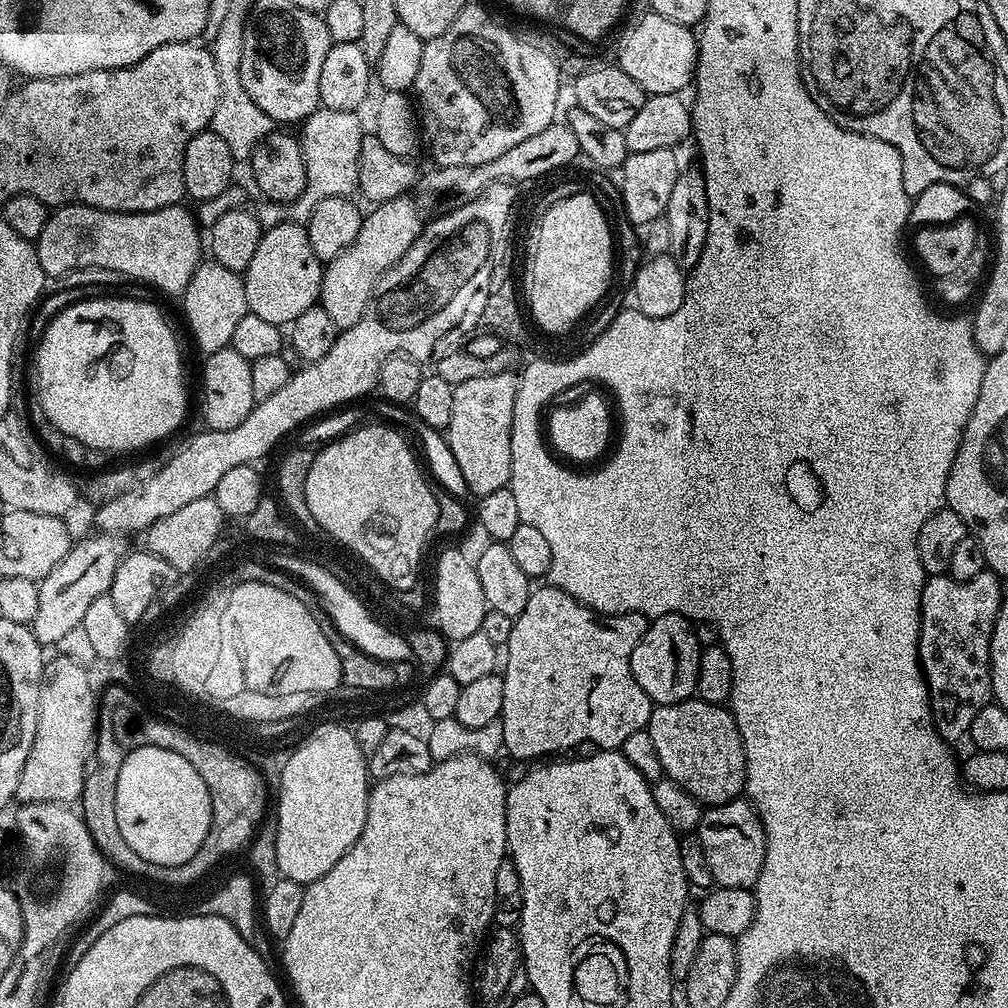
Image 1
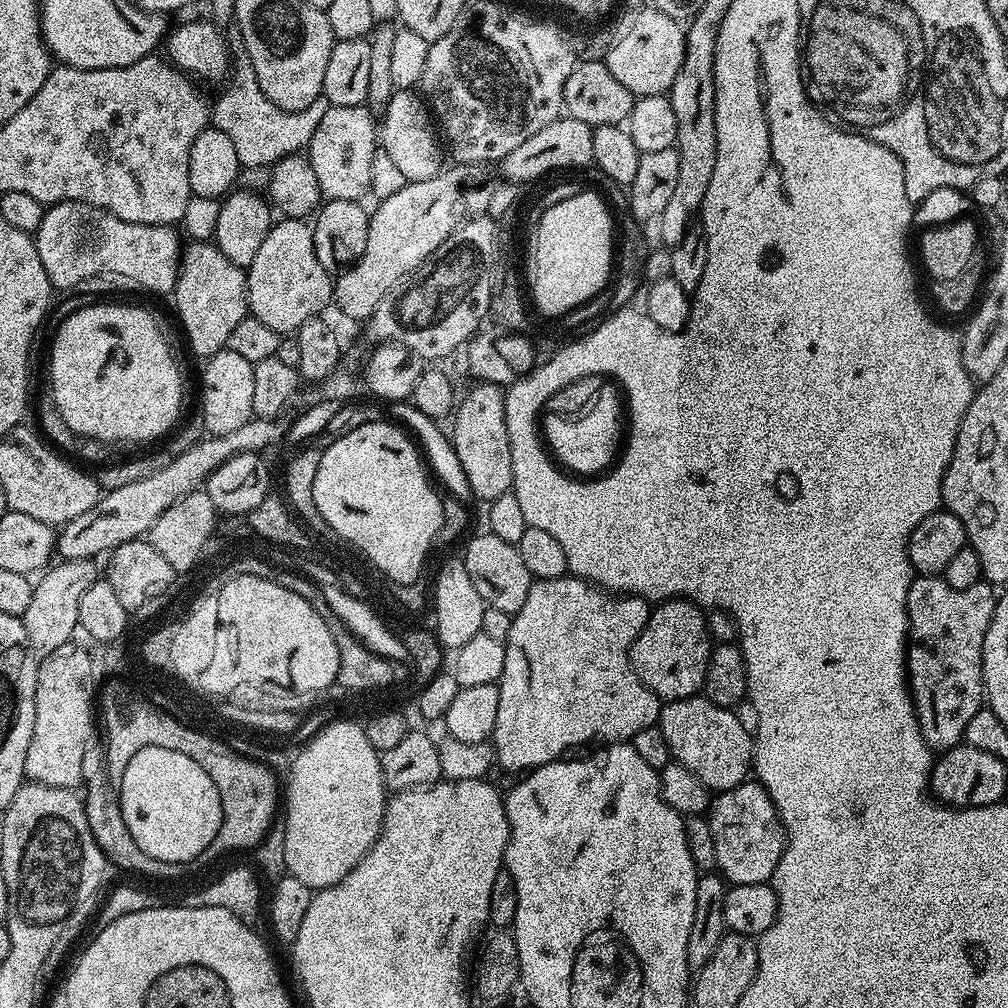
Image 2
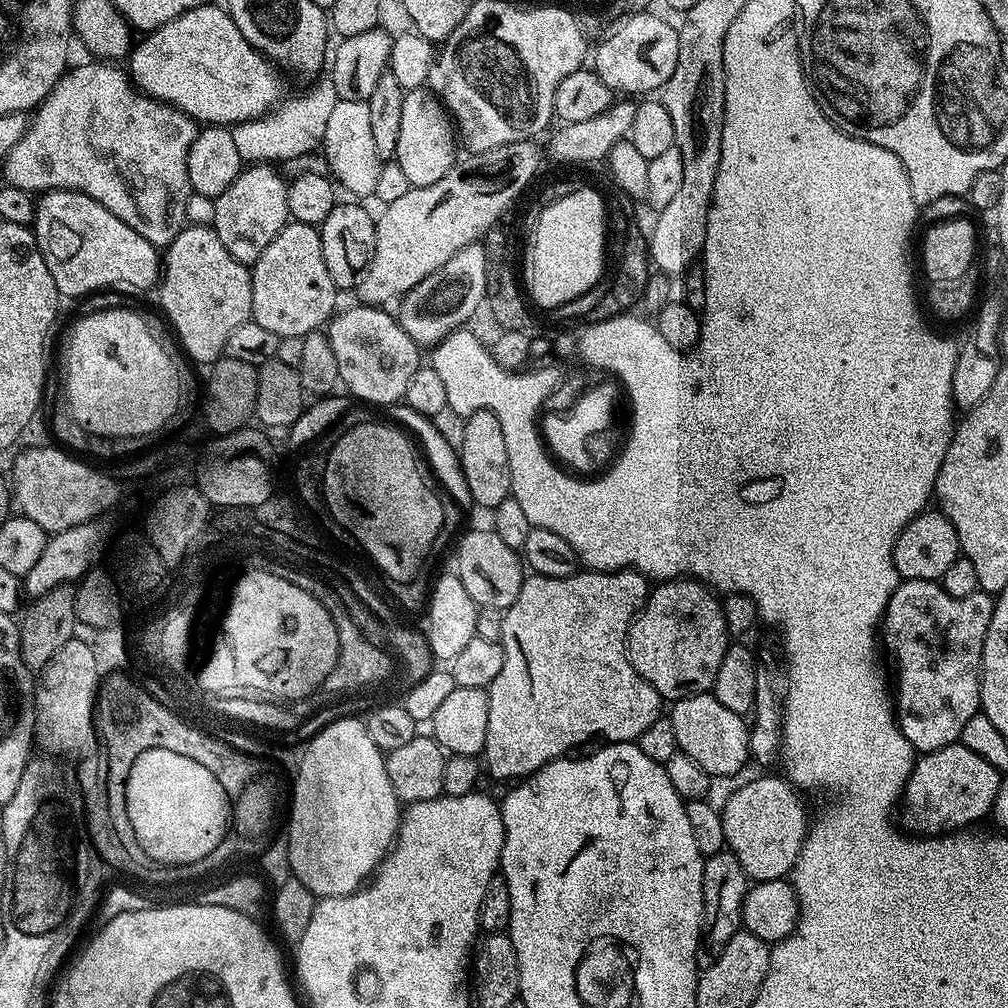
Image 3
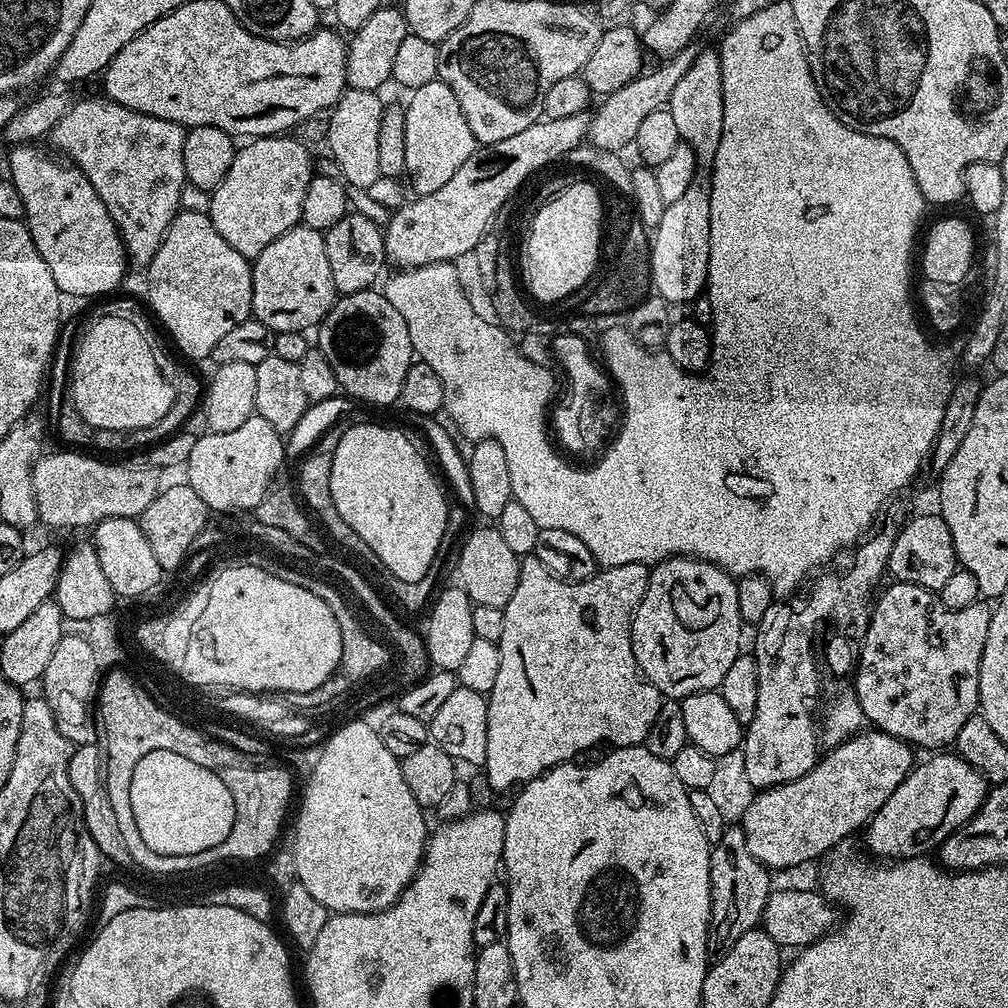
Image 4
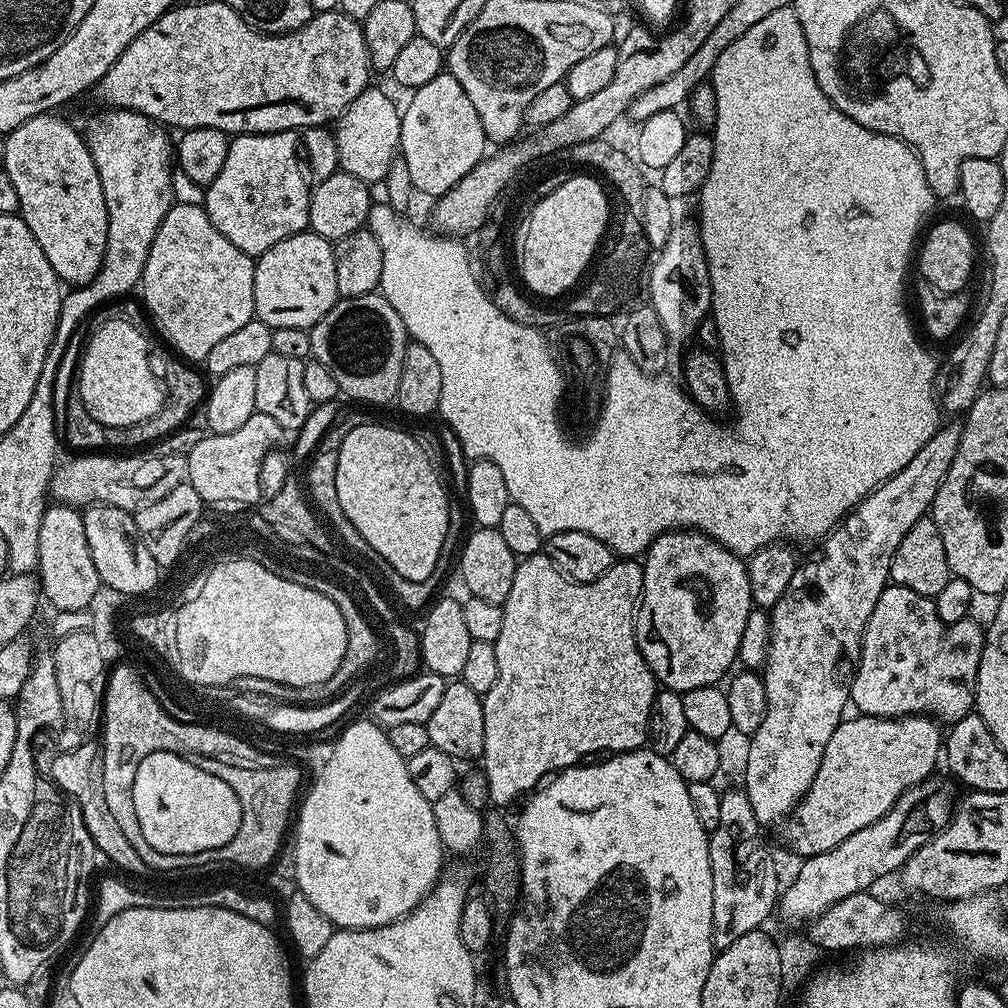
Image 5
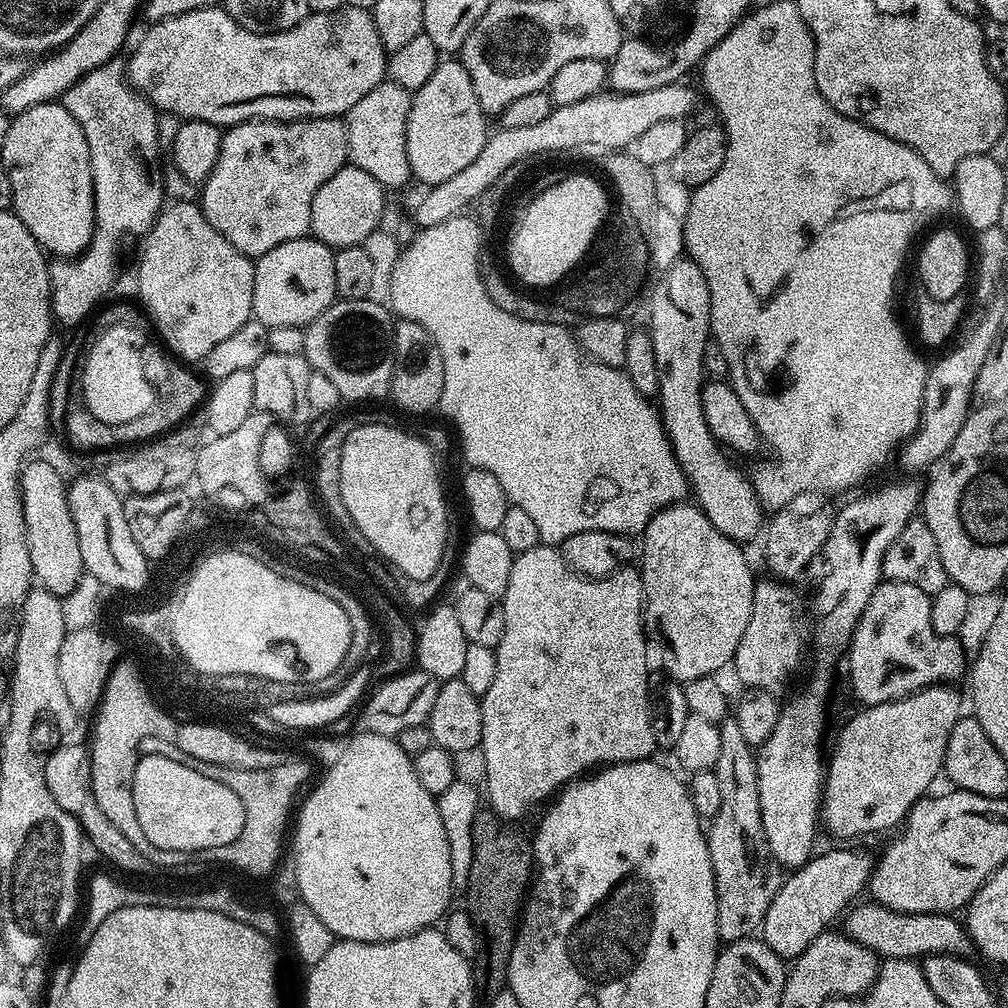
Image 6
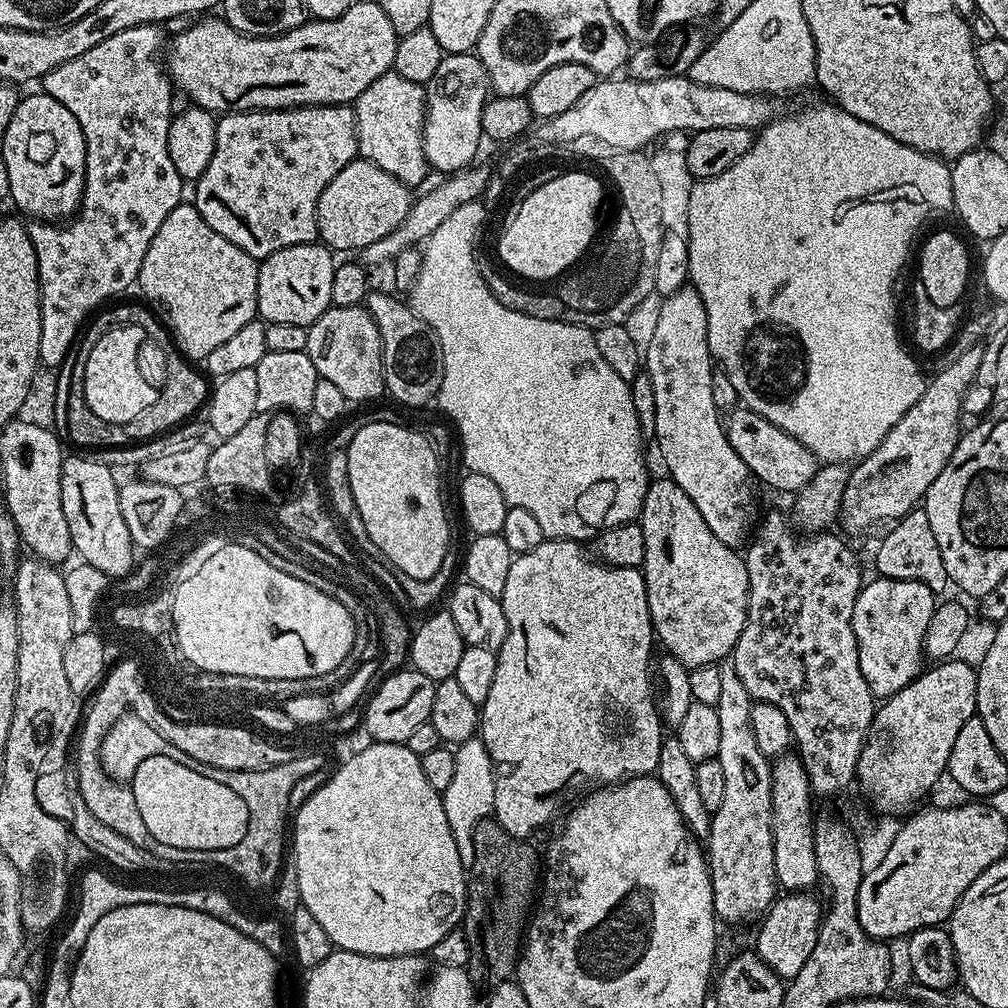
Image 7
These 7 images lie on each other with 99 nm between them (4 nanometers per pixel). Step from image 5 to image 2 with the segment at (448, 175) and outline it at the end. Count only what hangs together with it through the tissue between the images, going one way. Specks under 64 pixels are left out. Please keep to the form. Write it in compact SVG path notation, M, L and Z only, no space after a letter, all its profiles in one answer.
M397 89L383 109L378 130L381 149L390 155L404 180L428 180L441 171L440 148L436 140L434 120L424 98L413 89Z

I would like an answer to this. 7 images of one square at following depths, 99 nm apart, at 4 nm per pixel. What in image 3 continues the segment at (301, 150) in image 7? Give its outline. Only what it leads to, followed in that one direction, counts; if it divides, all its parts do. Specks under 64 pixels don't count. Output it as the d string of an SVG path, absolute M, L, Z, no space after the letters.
M253 163L251 166L245 167L238 174L238 178L234 182L230 182L230 186L226 186L226 190L222 195L217 196L212 208L211 227L215 228L218 238L222 238L222 246L226 246L226 250L230 250L230 254L234 254L234 258L238 258L238 262L246 265L255 264L257 258L262 254L262 250L266 250L266 246L270 246L270 242L274 242L274 238L285 224L289 223L288 215L288 185L287 179L283 180L271 163Z

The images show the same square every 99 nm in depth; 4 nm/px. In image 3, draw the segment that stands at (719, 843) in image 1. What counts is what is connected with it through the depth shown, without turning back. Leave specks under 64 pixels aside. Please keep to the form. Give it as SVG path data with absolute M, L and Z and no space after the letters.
M783 775L756 776L734 789L722 804L720 817L727 851L736 855L749 881L783 880L796 867L810 827L810 815L799 795Z

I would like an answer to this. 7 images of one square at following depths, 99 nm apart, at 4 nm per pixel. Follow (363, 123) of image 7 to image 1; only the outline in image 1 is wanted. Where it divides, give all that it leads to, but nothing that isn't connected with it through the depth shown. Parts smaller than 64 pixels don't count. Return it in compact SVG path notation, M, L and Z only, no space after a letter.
M321 106L304 119L302 122L304 136L299 137L299 142L306 166L306 186L300 197L289 205L271 202L260 202L260 205L255 205L255 214L265 230L289 222L307 225L310 214L314 206L318 206L318 202L325 198L351 197L359 189L358 164L366 132L360 125L358 117L356 112L330 110Z

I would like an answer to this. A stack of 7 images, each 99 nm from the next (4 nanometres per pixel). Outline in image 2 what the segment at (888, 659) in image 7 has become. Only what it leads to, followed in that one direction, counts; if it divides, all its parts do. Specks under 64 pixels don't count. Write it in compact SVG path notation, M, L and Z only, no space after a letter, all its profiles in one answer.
M917 575L910 586L910 594L906 598L908 686L916 705L916 717L918 718L918 726L922 730L922 738L926 738L929 748L937 753L943 754L961 743L970 718L974 718L974 714L978 714L978 710L985 707L982 650L984 649L986 630L990 626L992 615L996 609L997 599L998 596L993 585L987 582L969 586L967 590L954 590L954 586L950 586L944 581L943 575Z

